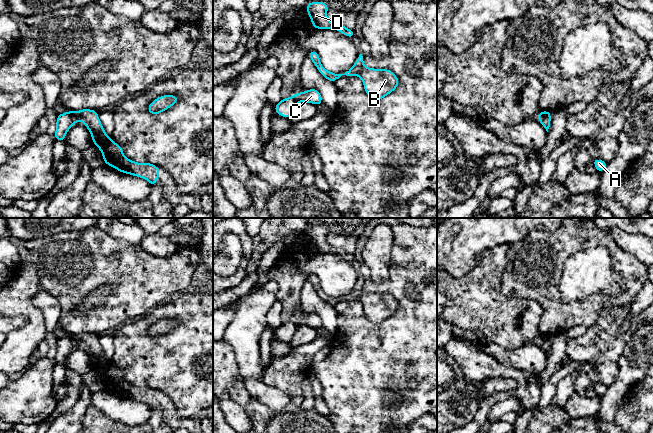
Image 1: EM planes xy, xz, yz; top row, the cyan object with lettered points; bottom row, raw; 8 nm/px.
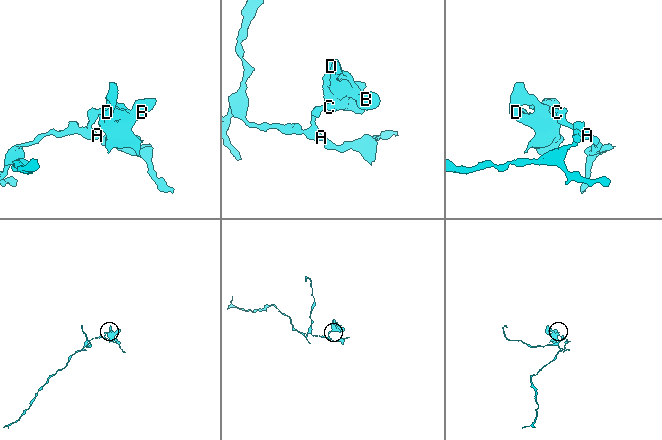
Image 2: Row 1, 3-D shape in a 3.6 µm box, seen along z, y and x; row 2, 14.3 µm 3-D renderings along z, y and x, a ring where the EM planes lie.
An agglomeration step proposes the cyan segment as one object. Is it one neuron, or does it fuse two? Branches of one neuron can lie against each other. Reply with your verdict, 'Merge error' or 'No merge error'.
Merge error

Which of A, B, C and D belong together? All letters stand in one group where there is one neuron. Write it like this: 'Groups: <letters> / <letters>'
Groups: A / B C D

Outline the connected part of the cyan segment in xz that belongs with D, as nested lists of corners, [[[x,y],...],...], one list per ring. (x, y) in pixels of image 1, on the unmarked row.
[[[323,225],[307,227],[306,235],[312,245],[313,252],[337,254],[349,262],[354,262],[355,258],[353,254],[327,243],[328,233],[328,229]]]

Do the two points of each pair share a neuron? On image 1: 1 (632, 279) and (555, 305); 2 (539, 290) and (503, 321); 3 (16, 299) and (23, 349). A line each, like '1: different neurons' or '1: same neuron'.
1: same neuron
2: different neurons
3: same neuron

